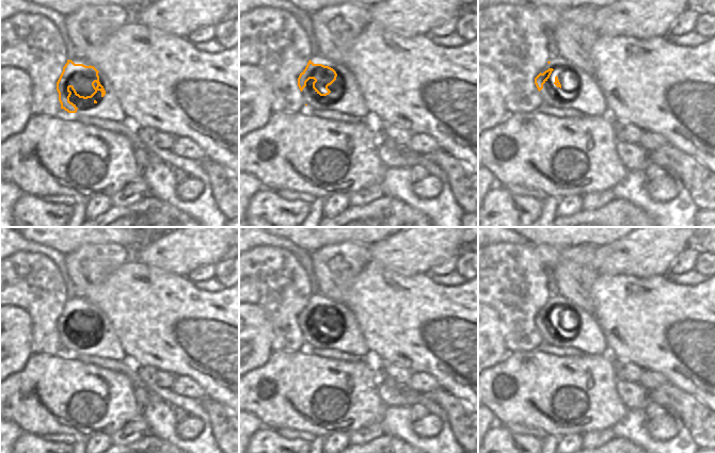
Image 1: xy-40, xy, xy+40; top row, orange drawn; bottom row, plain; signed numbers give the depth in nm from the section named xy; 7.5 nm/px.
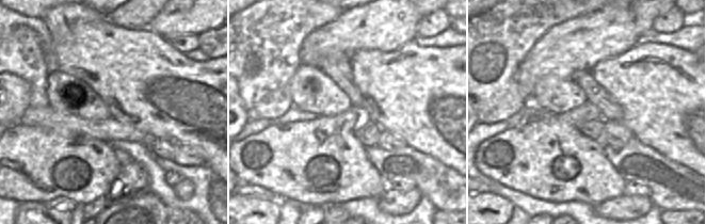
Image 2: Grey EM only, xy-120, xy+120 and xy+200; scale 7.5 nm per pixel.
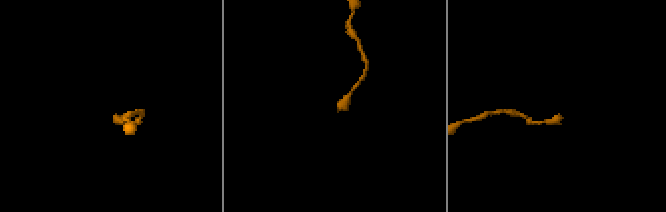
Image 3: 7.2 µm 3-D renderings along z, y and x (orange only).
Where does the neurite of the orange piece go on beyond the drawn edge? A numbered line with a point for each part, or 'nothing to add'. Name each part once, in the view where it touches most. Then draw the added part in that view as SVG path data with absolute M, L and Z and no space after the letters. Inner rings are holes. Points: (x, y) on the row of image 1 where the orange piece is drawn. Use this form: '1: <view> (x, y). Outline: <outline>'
1: xy-40 (108, 107). Outline: M98 72L98 76L99 82L106 91L106 95L104 97L101 96L101 92L97 91L92 98L79 98L75 95L72 87L69 87L69 91L72 92L69 101L78 108L76 113L80 115L98 117L100 119L111 119L113 122L122 122L127 116L123 112L121 103L110 82L100 72Z

